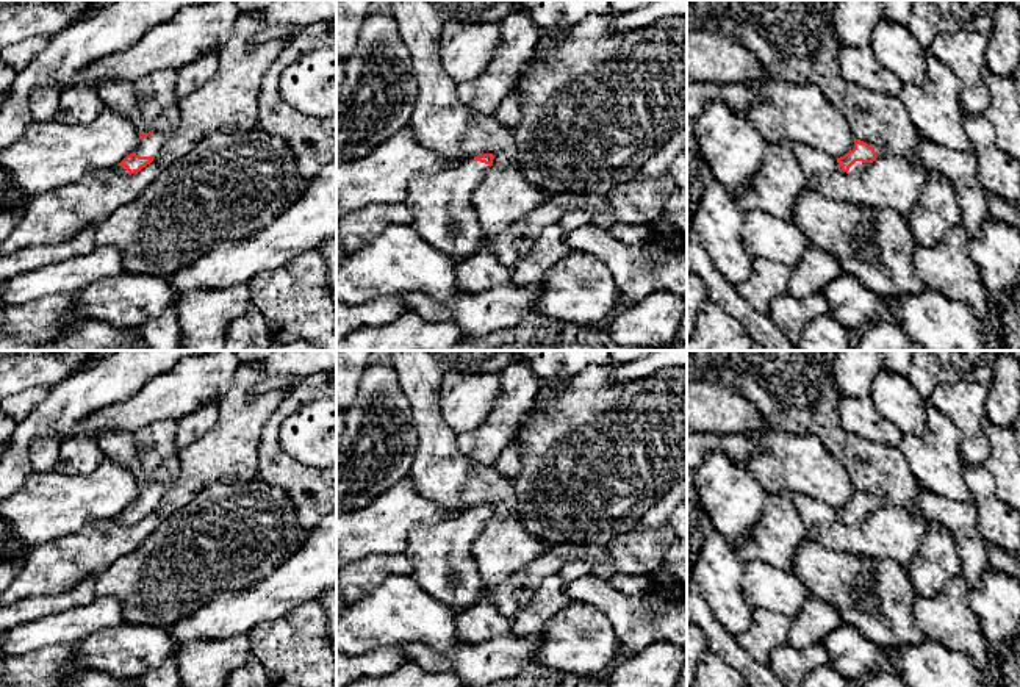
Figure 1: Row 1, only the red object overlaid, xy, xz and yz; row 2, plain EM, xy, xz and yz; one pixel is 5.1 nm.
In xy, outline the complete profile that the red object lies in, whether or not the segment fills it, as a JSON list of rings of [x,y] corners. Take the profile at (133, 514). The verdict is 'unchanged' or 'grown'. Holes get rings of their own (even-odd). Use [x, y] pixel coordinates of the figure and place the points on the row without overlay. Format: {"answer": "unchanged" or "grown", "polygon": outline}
{"answer": "grown", "polygon": [[[164,419],[138,430],[110,430],[97,438],[105,459],[128,466],[139,482],[139,495],[116,520],[139,523],[150,515],[180,474],[180,448],[175,443],[178,421]]]}

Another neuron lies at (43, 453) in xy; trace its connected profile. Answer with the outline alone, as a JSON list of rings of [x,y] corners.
[[[41,435],[30,446],[33,473],[47,473],[55,468],[61,440],[58,435]]]

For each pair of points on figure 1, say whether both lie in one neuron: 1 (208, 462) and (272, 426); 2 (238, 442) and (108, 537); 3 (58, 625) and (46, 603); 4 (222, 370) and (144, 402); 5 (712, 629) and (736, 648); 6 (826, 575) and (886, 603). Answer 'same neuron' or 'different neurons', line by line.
1: different neurons
2: same neuron
3: different neurons
4: same neuron
5: same neuron
6: same neuron

